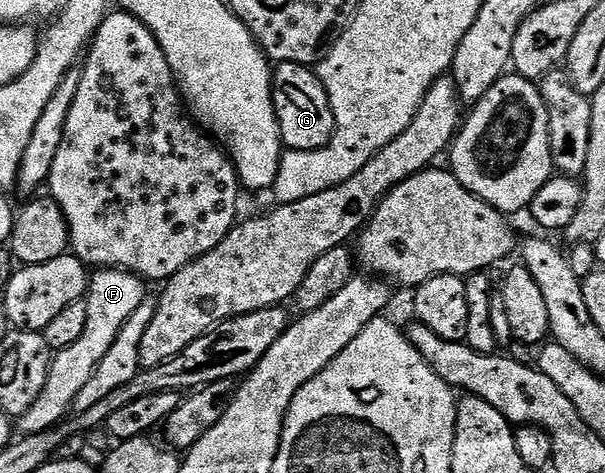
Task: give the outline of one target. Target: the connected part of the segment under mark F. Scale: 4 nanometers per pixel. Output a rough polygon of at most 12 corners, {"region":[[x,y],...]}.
{"region":[[89,277],[86,328],[55,351],[21,435],[69,417],[78,392],[146,297],[145,279]]}

